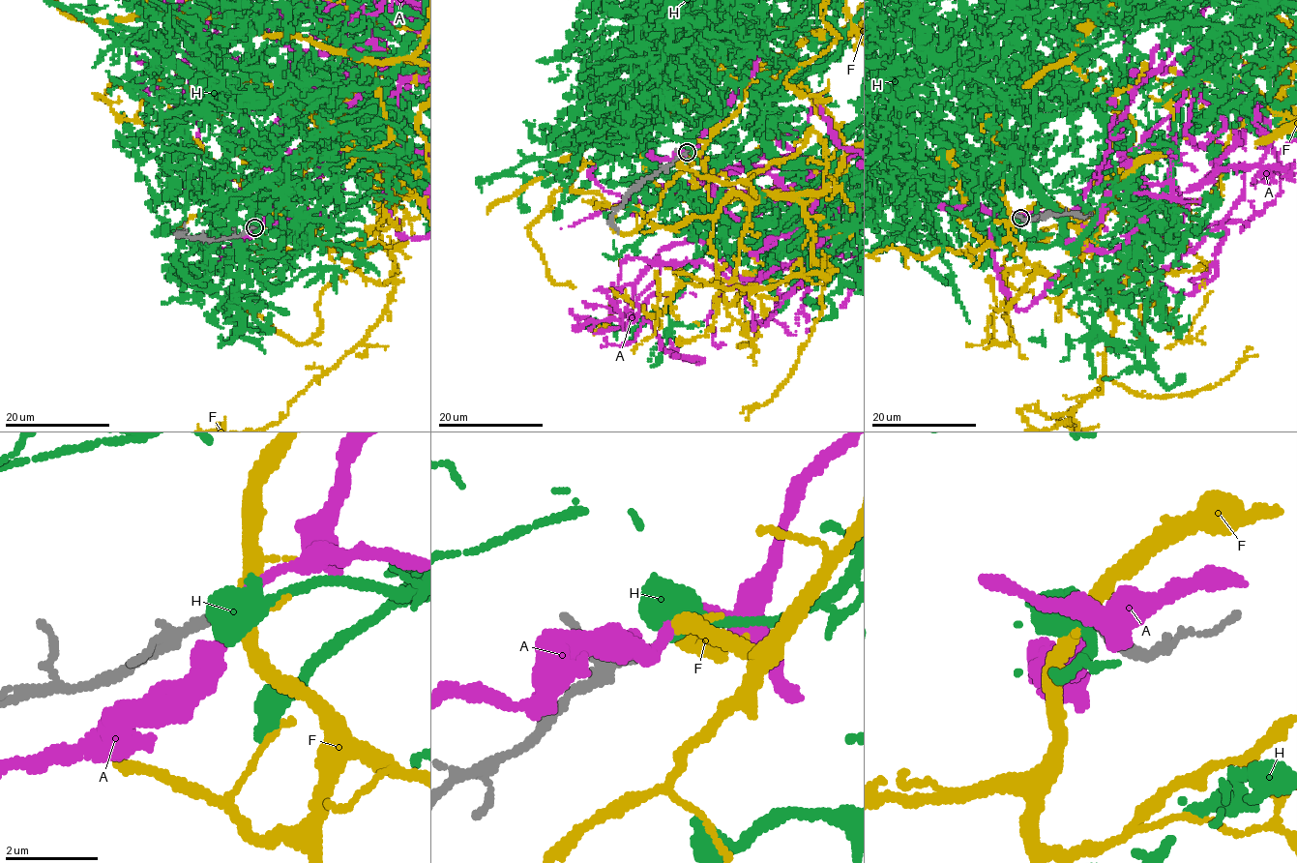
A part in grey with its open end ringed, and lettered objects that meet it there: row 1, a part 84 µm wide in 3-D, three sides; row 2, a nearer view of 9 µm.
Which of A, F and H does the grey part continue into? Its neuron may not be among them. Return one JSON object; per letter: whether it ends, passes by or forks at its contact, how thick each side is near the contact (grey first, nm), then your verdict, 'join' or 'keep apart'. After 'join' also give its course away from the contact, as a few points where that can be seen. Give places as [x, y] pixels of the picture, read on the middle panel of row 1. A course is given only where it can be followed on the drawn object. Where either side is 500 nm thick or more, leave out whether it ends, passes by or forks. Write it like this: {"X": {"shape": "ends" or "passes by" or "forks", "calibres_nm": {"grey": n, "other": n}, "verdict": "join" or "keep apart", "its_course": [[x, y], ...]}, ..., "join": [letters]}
{"A": {"shape": "passes by", "calibres_nm": {"grey": 200, "other": 240}, "verdict": "keep apart"}, "F": {"shape": "passes by", "calibres_nm": {"grey": 190, "other": 300}, "verdict": "keep apart"}, "H": {"shape": "passes by", "calibres_nm": {"grey": 240, "other": 140}, "verdict": "join"}, "join": ["H"]}

